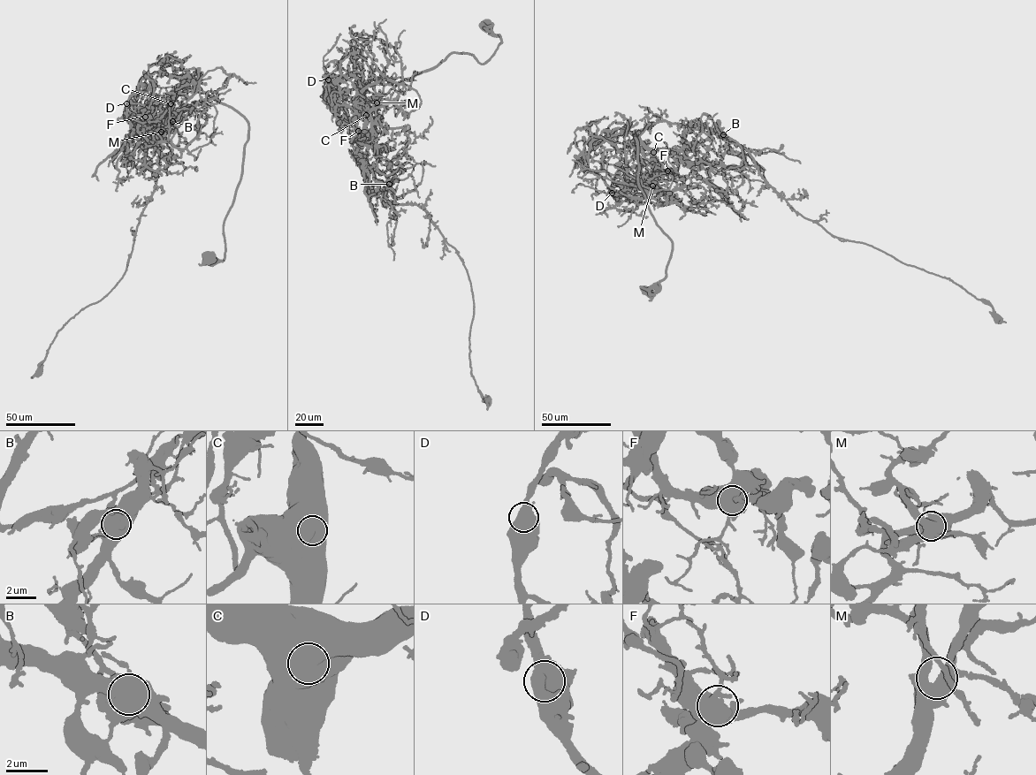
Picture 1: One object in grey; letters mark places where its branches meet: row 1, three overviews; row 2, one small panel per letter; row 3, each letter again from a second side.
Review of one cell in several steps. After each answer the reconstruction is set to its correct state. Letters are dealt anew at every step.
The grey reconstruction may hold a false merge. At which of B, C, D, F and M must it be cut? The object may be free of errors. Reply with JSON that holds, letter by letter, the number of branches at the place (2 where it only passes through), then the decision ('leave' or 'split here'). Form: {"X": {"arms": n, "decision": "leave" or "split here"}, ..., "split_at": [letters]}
{"B": {"arms": 5, "decision": "split here"}, "C": {"arms": 5, "decision": "leave"}, "D": {"arms": 3, "decision": "leave"}, "F": {"arms": 4, "decision": "leave"}, "M": {"arms": 6, "decision": "leave"}, "split_at": ["B"]}

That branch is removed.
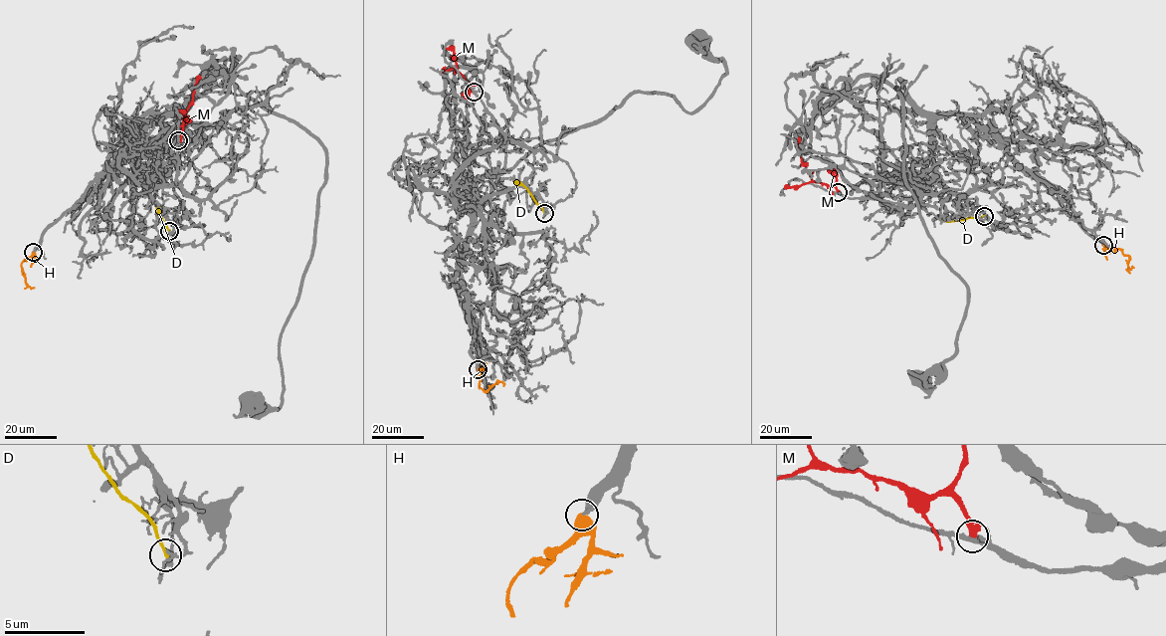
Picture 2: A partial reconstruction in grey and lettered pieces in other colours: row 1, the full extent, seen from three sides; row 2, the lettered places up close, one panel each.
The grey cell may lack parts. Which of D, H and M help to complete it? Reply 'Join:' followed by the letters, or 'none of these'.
Join: H

